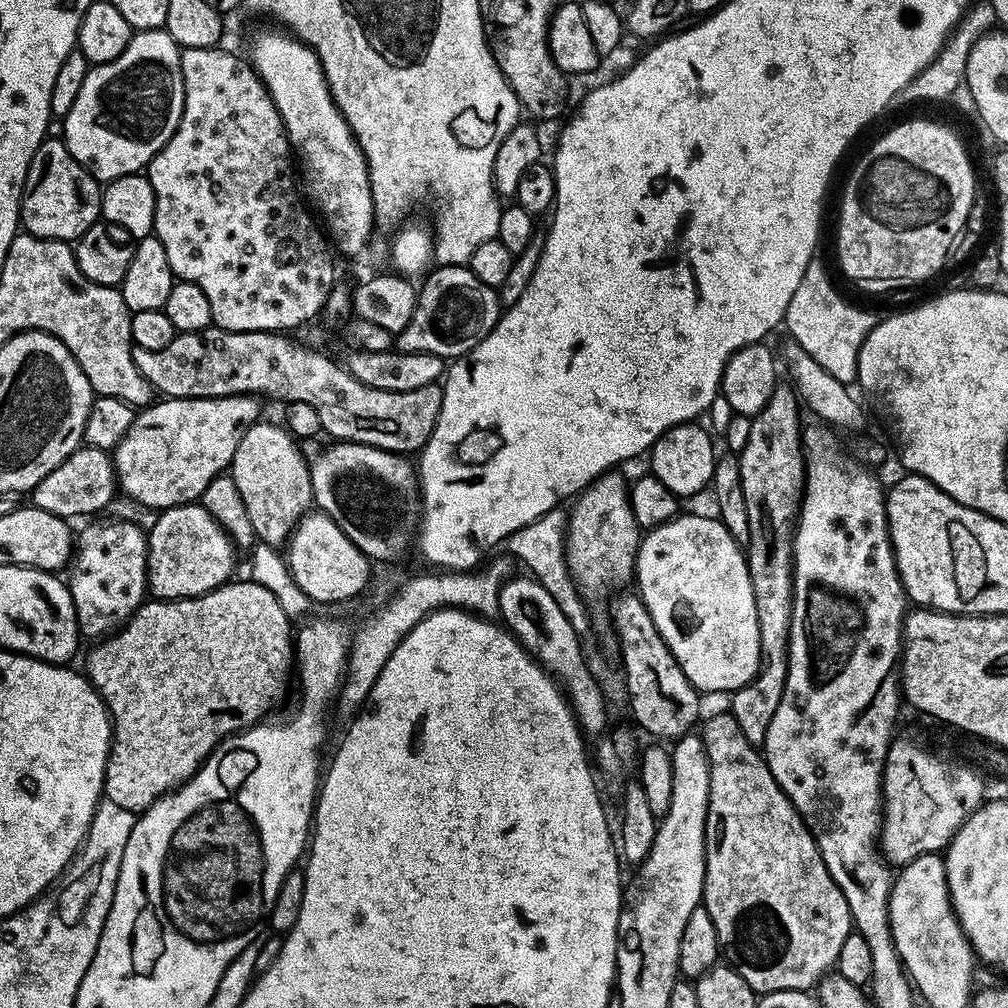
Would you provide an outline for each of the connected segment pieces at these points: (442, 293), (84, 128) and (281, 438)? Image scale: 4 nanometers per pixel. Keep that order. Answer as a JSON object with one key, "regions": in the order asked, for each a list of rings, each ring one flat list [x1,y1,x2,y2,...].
{"regions":[[[458,264,433,267,423,280,424,285,421,283,418,288,414,314,395,337,395,347,402,352,425,352,441,358,467,356,500,320,502,305,497,289,478,282,467,266]],[[155,28,149,32,136,32,118,58,89,67,86,82,82,82,78,98,74,98,74,106,70,106,67,116,63,117,62,139,70,154,96,181,107,182,123,176,135,176,147,169,174,134,184,109,181,51,180,45,170,38,167,30]],[[258,422,242,434,242,442,234,450,230,475,234,486,238,486,238,494,242,494,257,541,284,546,301,518,313,507,312,470,306,456,304,460,300,453,301,445,287,427,264,423]]]}

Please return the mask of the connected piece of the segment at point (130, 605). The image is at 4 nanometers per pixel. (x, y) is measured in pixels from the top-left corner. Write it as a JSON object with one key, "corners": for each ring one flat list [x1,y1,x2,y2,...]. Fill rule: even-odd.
{"corners":[[100,520,88,522,74,540,74,559,71,561,72,577,67,577,68,592,76,607,76,627,79,635,103,638,123,628,128,619,136,615,145,603,148,591,148,537,145,529,128,520]]}

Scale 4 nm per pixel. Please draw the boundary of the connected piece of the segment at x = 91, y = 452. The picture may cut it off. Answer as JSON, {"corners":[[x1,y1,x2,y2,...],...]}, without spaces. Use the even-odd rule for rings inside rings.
{"corners":[[87,446,77,448,74,454,70,454,70,458,66,458,66,462,62,462,62,466,54,466,54,470,50,470,50,474,46,474,46,478,42,478,42,482,38,482,38,486,33,488,30,493,31,503,35,507,46,510,46,514,65,518,73,518,72,516,95,517,100,514,95,514,95,512,102,511,115,496,118,496,118,485,113,457,103,448,89,448]]}

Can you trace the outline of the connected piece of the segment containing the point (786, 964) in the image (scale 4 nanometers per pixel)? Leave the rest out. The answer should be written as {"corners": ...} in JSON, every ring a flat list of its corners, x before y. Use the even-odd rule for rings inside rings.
{"corners":[[731,714,706,720,702,739,710,766,710,794,704,831,702,906,714,922,723,959,757,994,815,989,827,968,835,965,842,942,853,931,852,912,821,858,812,832,778,786,761,749,744,738]]}

